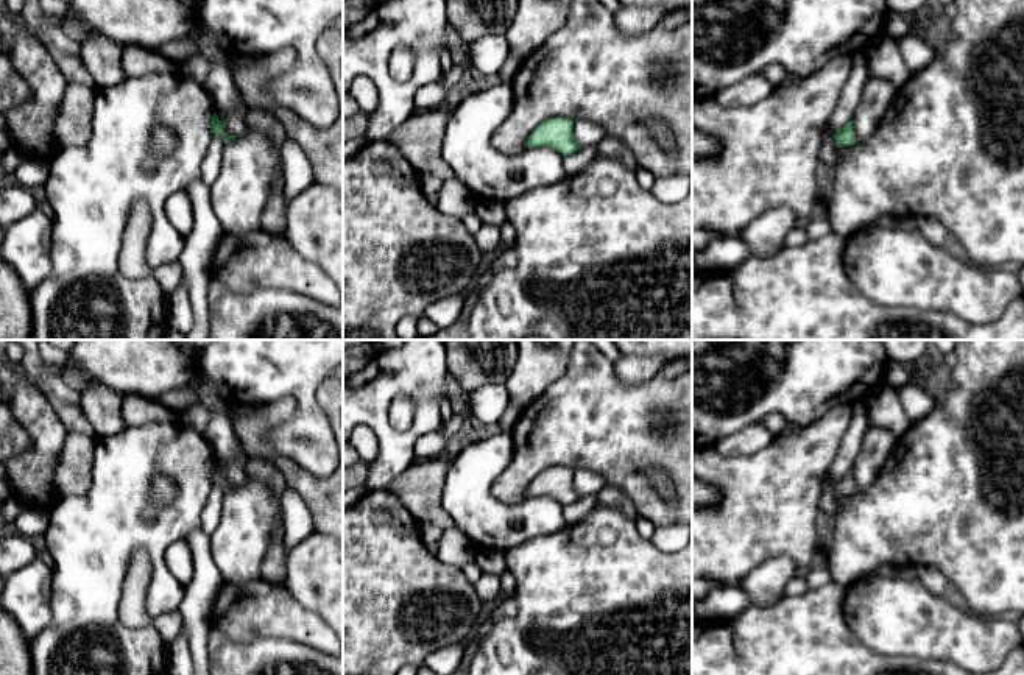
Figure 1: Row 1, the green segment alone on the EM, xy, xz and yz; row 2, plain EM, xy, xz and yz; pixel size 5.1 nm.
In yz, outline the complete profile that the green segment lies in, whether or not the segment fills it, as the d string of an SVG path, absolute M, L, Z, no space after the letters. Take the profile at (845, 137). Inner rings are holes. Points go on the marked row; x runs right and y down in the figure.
M853 120L835 133L839 147L853 147L856 143Z

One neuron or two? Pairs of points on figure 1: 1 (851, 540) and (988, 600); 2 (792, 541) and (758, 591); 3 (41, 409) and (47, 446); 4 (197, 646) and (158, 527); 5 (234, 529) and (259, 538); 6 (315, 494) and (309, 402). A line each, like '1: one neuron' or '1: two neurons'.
1: one neuron
2: two neurons
3: one neuron
4: two neurons
5: one neuron
6: two neurons

